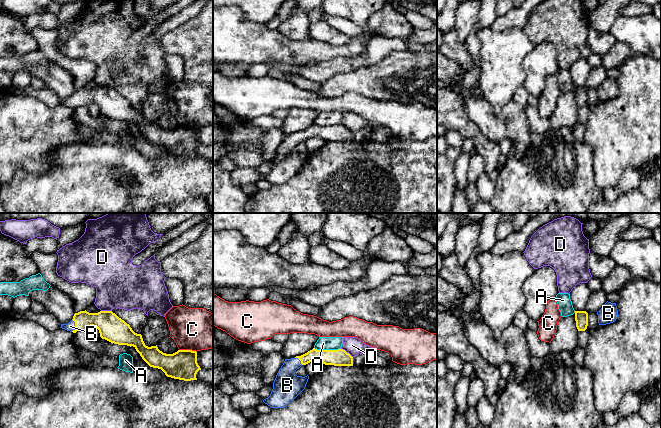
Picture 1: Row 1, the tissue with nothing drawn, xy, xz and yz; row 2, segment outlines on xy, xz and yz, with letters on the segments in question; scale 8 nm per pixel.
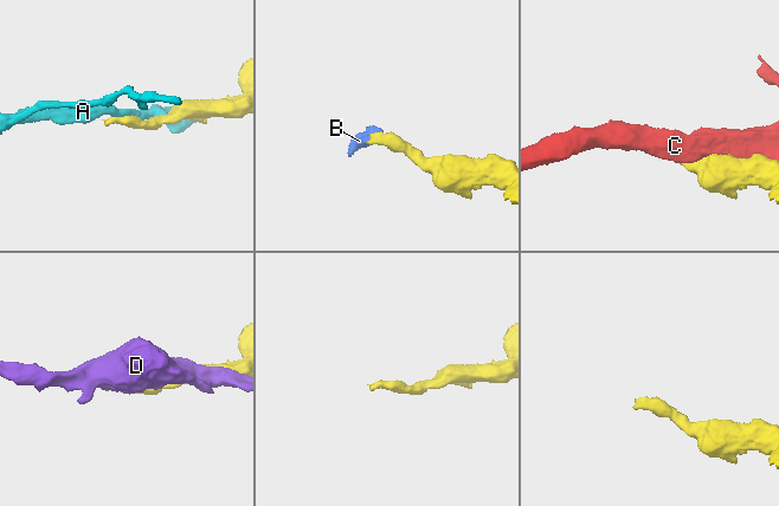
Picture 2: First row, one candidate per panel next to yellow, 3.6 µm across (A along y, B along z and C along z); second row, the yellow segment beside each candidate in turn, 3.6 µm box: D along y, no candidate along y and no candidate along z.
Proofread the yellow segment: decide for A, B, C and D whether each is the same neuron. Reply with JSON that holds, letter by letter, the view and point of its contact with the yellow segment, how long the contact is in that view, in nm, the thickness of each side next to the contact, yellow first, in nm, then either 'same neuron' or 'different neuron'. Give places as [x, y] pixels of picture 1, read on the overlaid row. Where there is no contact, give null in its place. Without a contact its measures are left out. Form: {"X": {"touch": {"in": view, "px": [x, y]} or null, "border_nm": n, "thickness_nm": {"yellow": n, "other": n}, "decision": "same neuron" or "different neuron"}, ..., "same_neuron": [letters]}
{"A": {"touch": {"in": "xz", "px": [327, 350]}, "border_nm": 220, "thickness_nm": {"yellow": 140, "other": 110}, "decision": "different neuron"}, "B": {"touch": {"in": "xy", "px": [75, 325]}, "border_nm": 100, "thickness_nm": {"yellow": 180, "other": 70}, "decision": "same neuron"}, "C": {"touch": {"in": "xy", "px": [188, 350]}, "border_nm": 150, "thickness_nm": {"yellow": 240, "other": 340}, "decision": "different neuron"}, "D": {"touch": {"in": "xz", "px": [346, 352]}, "border_nm": 120, "thickness_nm": {"yellow": 140, "other": 140}, "decision": "different neuron"}, "same_neuron": ["B"]}

